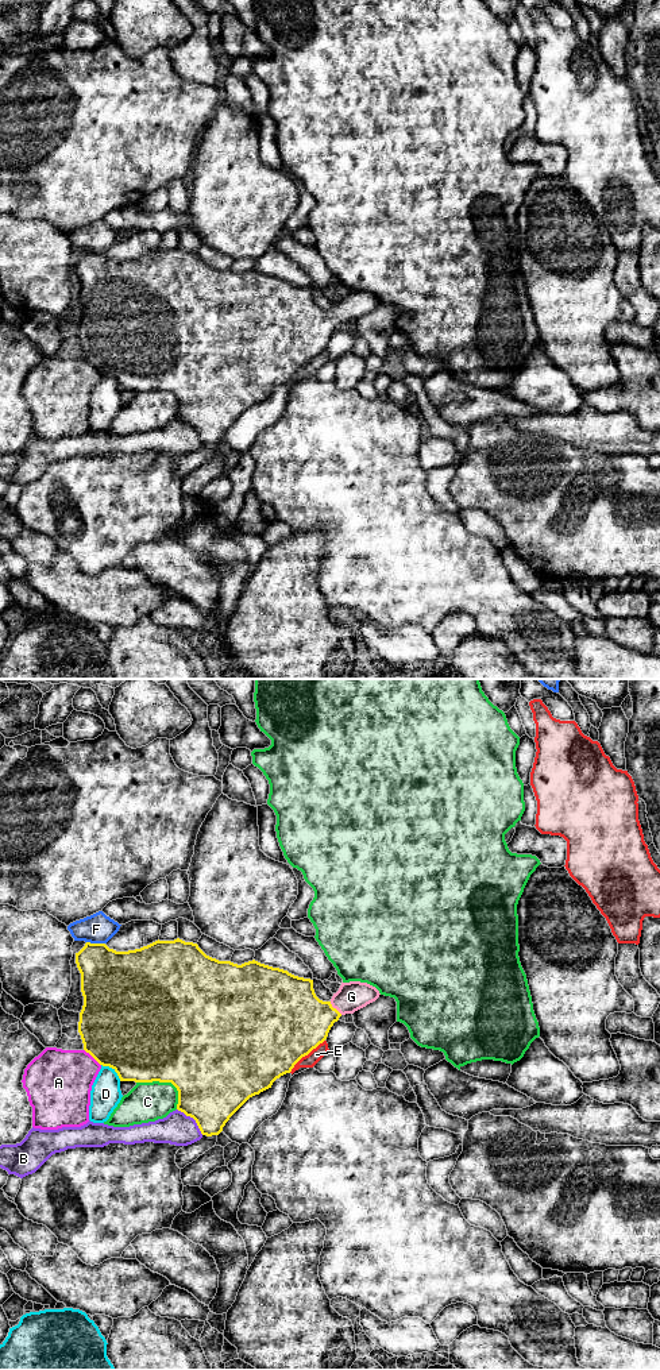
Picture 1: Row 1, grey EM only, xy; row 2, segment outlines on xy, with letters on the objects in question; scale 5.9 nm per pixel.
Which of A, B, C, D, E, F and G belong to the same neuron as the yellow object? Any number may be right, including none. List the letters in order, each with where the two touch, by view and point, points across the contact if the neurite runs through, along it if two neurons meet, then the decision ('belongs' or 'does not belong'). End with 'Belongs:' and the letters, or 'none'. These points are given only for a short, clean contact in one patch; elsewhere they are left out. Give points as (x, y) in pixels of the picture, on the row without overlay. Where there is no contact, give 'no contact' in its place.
A: contact xy (92, 365); does not belong
B: contact xy (193, 427); does not belong
C: contact xy (166, 390); does not belong
D: contact xy (112, 377); does not belong
E: contact xy (305, 363); does not belong
F: contact xy (96, 253); does not belong
G: contact xy (335, 317); way xy (294, 328), (311, 328), (335, 317), (351, 305); belongs
Belongs: G

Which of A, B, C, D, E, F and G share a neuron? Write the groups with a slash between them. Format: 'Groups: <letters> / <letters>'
Groups: A / B / C / D / E / F / G

